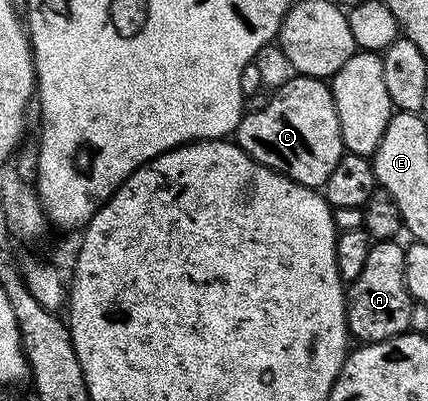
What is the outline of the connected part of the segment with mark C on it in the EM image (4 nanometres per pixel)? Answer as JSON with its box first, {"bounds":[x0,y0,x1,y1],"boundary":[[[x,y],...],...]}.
{"bounds":[236,75,343,189],"boundary":[[[291,75],[291,80],[255,112],[247,111],[238,124],[236,142],[252,159],[282,173],[289,180],[321,189],[343,154],[340,118],[325,79]]]}

